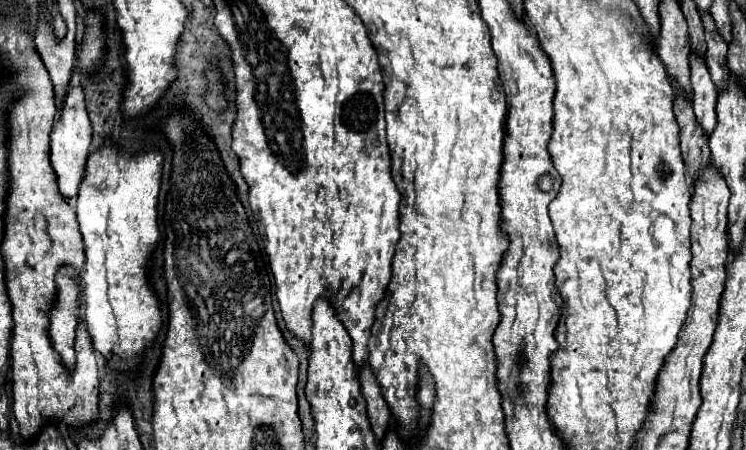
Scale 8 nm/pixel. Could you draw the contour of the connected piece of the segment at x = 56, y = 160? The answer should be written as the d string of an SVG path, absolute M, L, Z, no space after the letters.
M71 85L63 99L59 121L55 123L53 133L51 133L51 165L57 175L59 191L65 199L75 197L79 191L81 173L83 173L85 161L89 157L89 145L91 145L91 123L89 123L87 109L85 109L85 95L79 85Z

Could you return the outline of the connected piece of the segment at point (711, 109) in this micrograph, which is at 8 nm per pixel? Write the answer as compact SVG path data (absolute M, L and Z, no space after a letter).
M691 53L689 67L691 67L691 85L693 85L693 113L697 117L697 123L705 129L705 135L711 135L717 125L715 103L717 103L719 93L711 81L705 61L701 57Z

